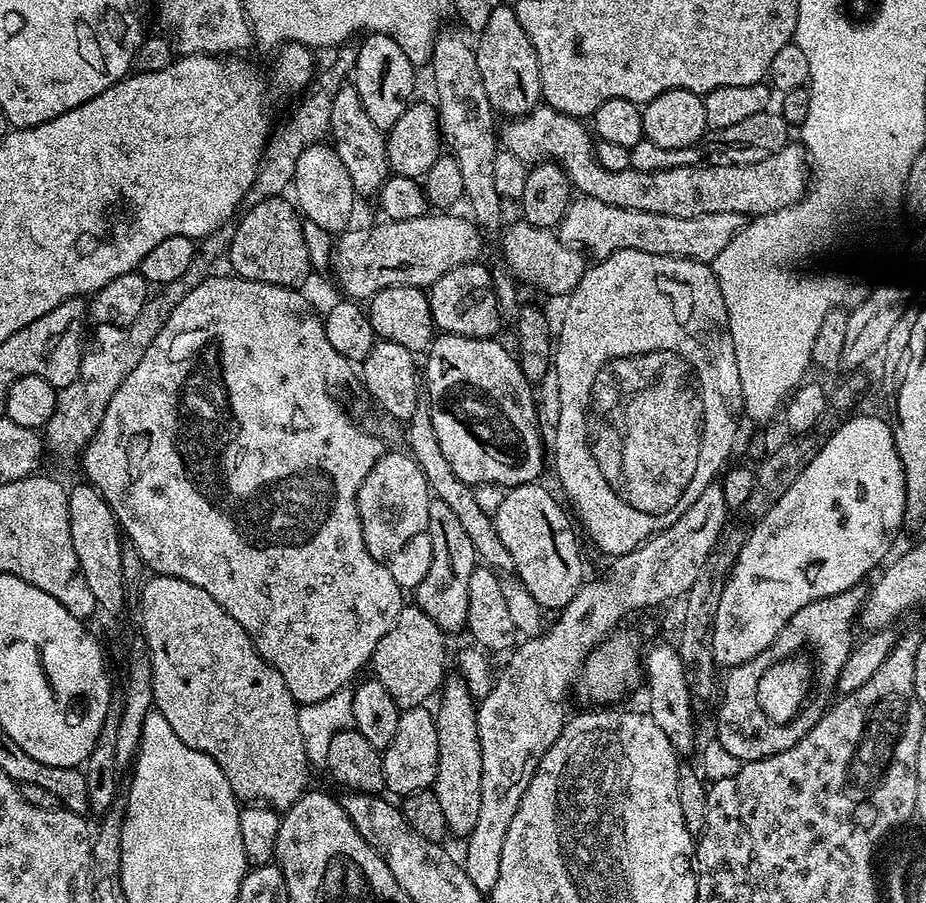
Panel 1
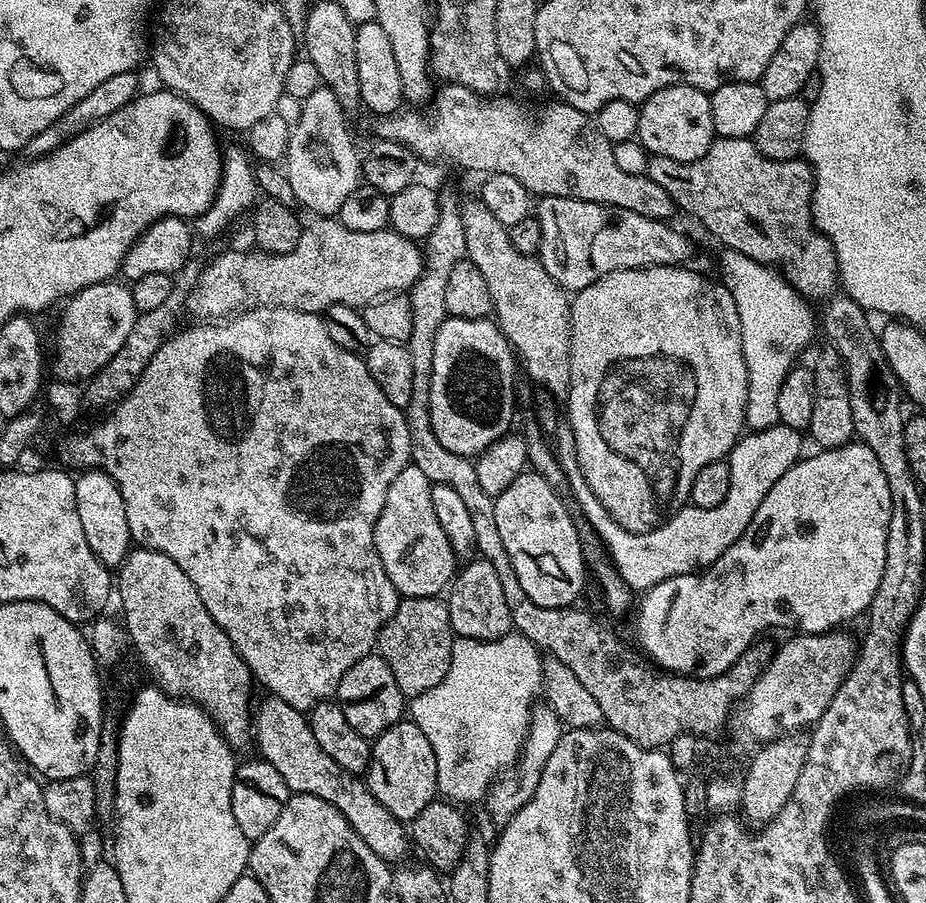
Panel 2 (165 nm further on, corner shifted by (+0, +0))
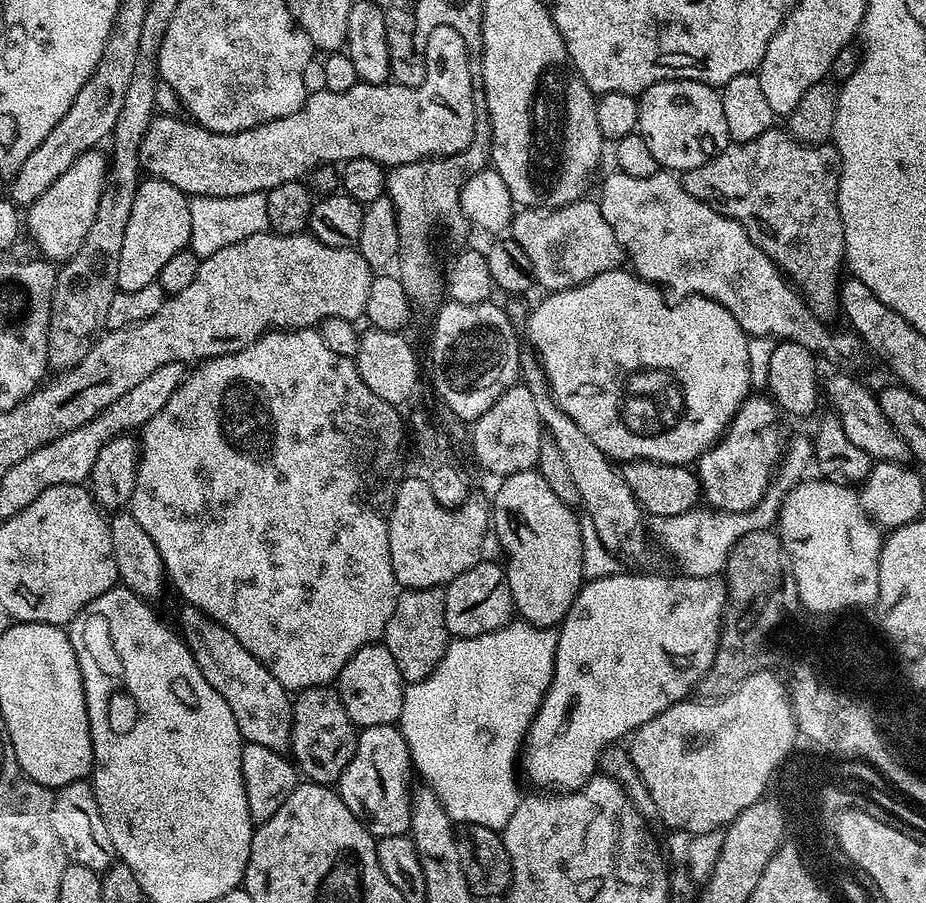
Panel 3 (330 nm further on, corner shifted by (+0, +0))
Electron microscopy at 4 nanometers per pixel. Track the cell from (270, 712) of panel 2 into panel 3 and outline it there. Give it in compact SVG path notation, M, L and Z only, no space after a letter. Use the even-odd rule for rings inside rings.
M184 606L178 628L206 682L210 682L210 686L222 694L226 706L230 706L230 714L234 714L234 722L238 722L241 741L284 752L292 738L292 700L288 689L281 686L268 667L258 662L230 630L216 620L209 620L199 608Z

